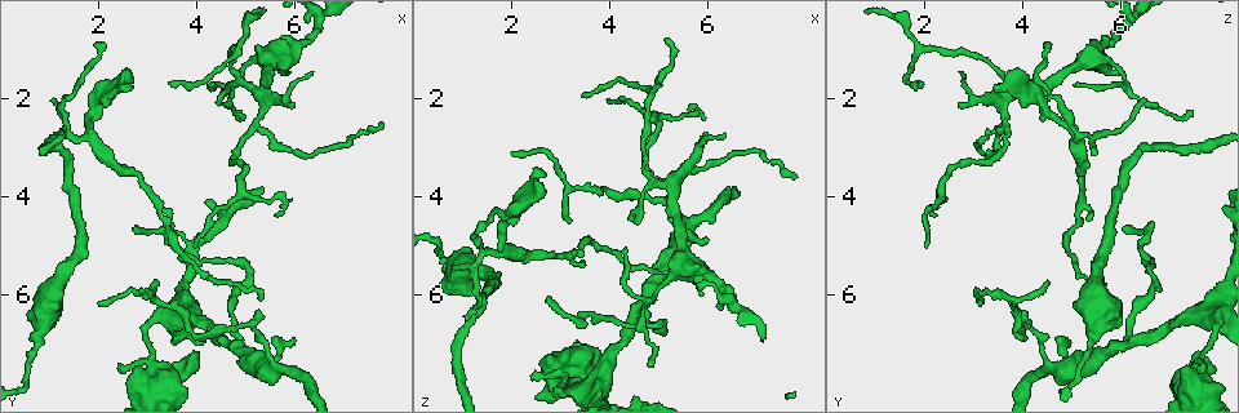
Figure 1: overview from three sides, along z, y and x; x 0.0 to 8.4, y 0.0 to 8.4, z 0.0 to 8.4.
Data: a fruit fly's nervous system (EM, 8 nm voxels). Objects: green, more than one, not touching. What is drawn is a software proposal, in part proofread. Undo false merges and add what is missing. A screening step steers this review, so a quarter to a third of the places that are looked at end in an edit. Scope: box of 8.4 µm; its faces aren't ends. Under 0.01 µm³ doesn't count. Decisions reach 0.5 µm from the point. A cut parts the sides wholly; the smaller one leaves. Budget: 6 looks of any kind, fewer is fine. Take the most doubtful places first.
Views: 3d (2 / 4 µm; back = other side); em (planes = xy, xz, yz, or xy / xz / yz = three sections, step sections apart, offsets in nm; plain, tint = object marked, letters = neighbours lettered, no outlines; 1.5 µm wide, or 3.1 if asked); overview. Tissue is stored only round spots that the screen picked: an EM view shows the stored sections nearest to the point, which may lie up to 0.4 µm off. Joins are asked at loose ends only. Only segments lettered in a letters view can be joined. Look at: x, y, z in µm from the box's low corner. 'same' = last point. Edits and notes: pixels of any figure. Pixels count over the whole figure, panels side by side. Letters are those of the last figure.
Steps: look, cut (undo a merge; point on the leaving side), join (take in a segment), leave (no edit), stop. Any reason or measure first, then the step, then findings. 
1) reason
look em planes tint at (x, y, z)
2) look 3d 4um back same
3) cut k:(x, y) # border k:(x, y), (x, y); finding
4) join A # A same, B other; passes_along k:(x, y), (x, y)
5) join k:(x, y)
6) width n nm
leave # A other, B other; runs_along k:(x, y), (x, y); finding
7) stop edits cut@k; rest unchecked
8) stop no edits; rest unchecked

narrows sharply
look em yz step 8 tint at (3.05, 7.75, 7.60)

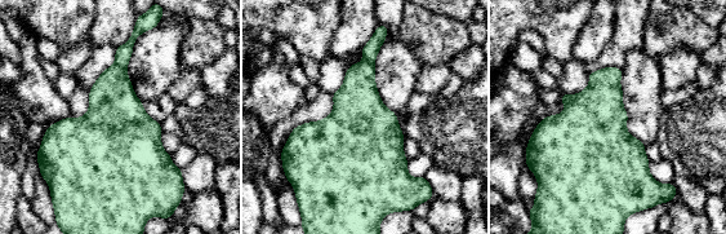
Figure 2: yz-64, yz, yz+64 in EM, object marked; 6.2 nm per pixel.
cut it another way
look em planes letters same

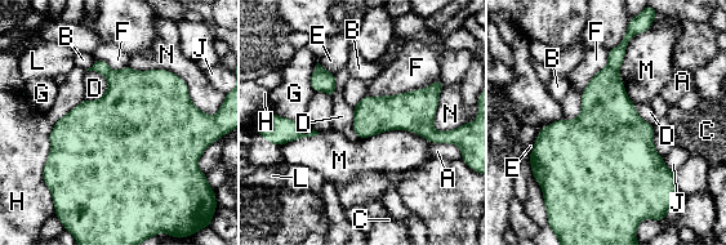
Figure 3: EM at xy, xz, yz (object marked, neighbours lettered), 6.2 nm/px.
width 600 nm; longest_contact H 650 nm
cut 3:(605, 106) # A other, B other, C other, D other, E other, F other, G other, H other, J other, L other, M other, N other; two cells meet here

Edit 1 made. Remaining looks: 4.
see it whole again
look overview

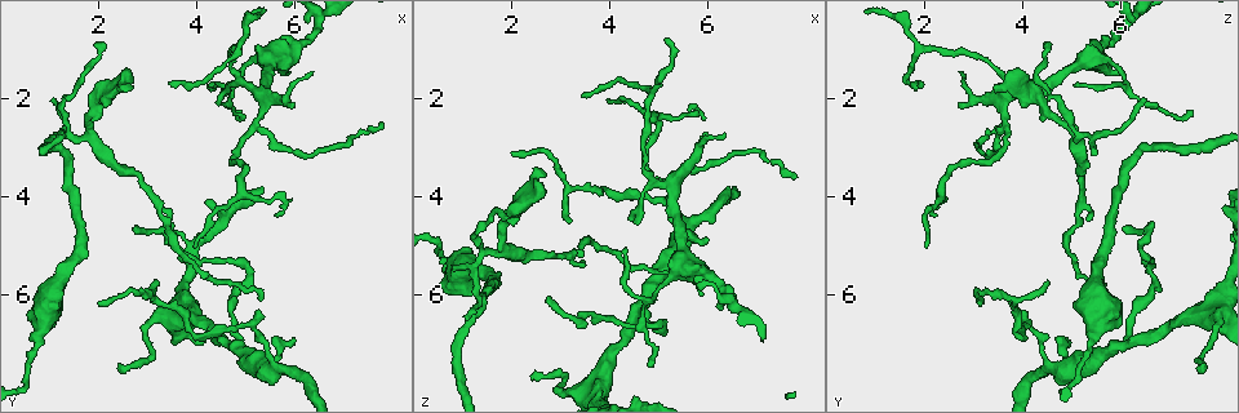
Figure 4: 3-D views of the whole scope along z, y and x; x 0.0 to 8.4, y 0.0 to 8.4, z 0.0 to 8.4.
thin end
look em yz step 8 tint at (0.85, 3.10, 5.35)

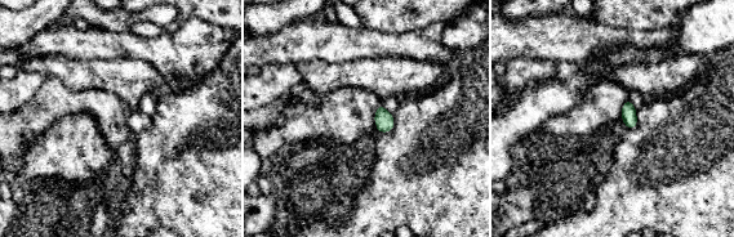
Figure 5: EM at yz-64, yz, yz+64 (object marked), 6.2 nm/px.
look em planes letters same

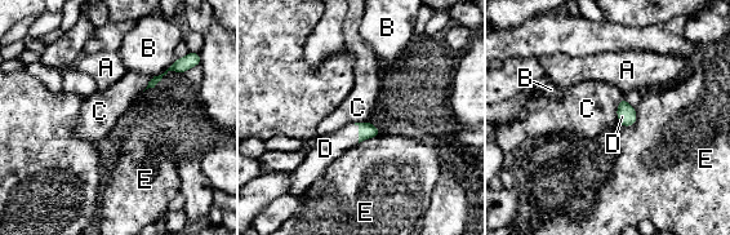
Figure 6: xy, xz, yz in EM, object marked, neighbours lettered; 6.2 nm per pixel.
longest_contact B 220 nm
join D # A other, B other, C other, D same, E other; passes_along 6:(366, 131), (359, 132), (325, 149); the cell continues

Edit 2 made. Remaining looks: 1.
stop edits cut@3, join@6; rest unchecked

